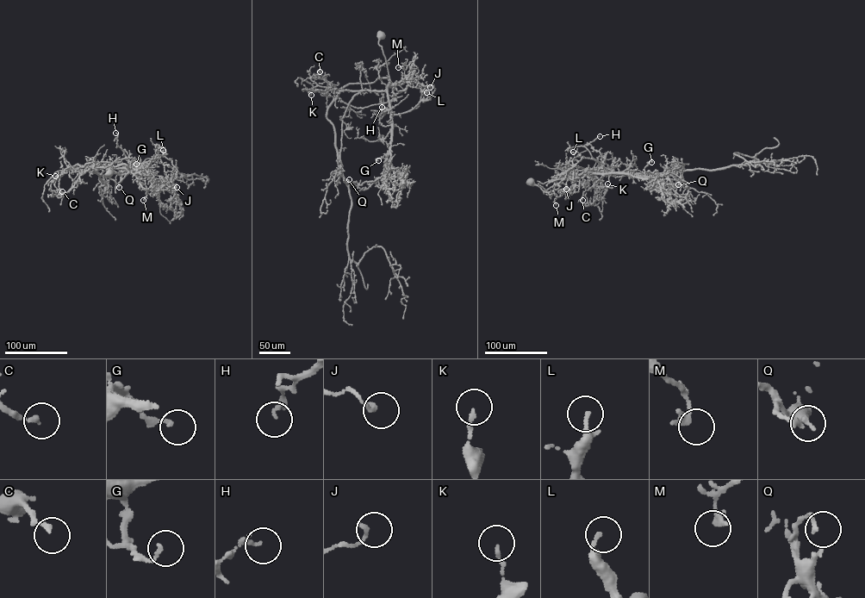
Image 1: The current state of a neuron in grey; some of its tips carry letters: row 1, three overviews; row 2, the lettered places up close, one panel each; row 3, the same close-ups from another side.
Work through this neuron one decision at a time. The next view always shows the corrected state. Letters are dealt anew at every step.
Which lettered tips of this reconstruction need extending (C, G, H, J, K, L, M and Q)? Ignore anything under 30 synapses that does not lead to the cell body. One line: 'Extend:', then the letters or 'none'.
Extend: none

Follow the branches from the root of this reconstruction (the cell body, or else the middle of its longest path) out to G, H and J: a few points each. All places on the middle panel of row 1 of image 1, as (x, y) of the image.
G: (381, 35), (378, 44), (389, 79), (388, 98), (391, 128), (389, 152), (378, 160)
H: (381, 35), (378, 44), (388, 77), (388, 93), (390, 108), (382, 111), (382, 96), (382, 107)
J: (381, 35), (378, 44), (385, 57), (389, 83), (395, 85), (404, 79), (415, 79), (422, 85), (430, 87)

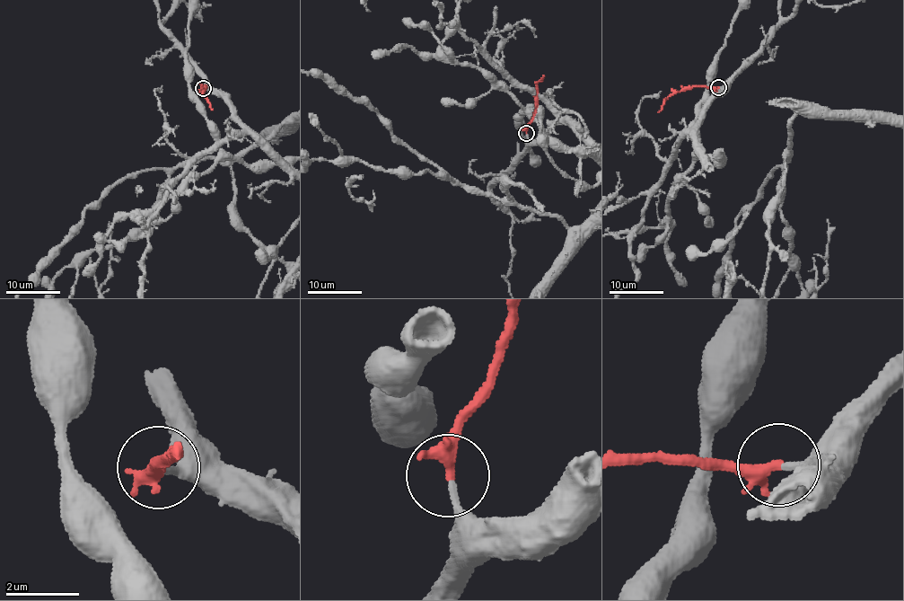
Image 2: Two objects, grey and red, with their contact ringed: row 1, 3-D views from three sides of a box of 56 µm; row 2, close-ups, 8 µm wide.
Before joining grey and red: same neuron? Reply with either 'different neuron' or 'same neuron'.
same neuron

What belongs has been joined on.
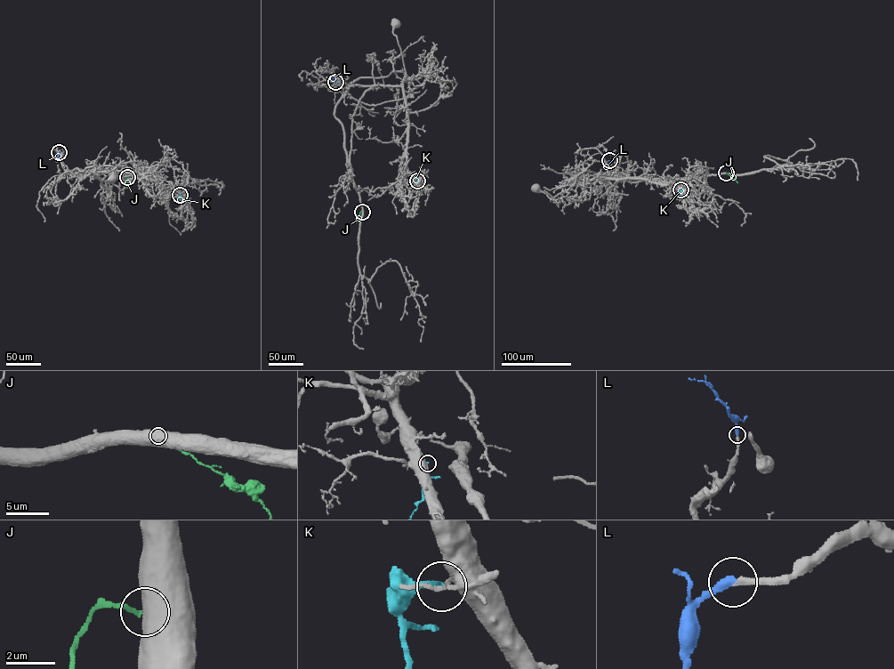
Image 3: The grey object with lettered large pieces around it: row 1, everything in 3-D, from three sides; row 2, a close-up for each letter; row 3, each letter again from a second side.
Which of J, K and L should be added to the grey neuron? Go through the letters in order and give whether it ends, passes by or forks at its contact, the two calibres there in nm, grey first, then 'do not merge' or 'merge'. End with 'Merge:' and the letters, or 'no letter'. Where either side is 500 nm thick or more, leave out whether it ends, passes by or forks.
J: calibres 750 and 160 nm; do not merge
K: it ends; calibres 120 and 200 nm; do not merge
L: it ends; calibres 240 and 320 nm; merge
Merge: L

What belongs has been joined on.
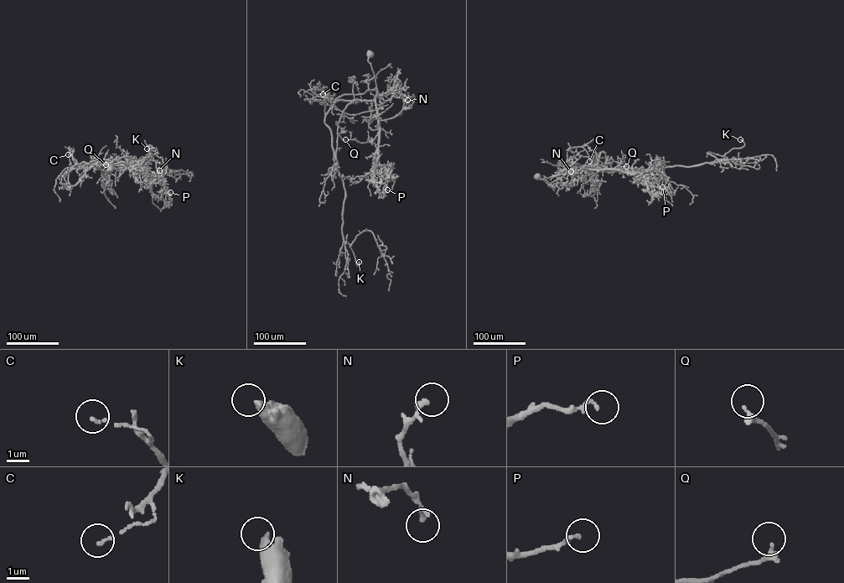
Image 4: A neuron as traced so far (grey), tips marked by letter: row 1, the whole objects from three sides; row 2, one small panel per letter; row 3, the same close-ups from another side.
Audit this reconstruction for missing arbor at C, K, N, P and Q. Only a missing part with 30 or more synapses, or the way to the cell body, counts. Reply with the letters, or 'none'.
K

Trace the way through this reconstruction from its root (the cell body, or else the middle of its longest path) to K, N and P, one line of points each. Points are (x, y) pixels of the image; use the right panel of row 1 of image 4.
K: (537, 177), (551, 184), (577, 171), (699, 165), (722, 159), (743, 147), (740, 139)
N: (537, 177), (551, 184), (573, 173), (566, 163), (572, 158), (571, 171)
P: (537, 177), (551, 184), (577, 171), (617, 169), (637, 174), (659, 193), (668, 189), (662, 187)

